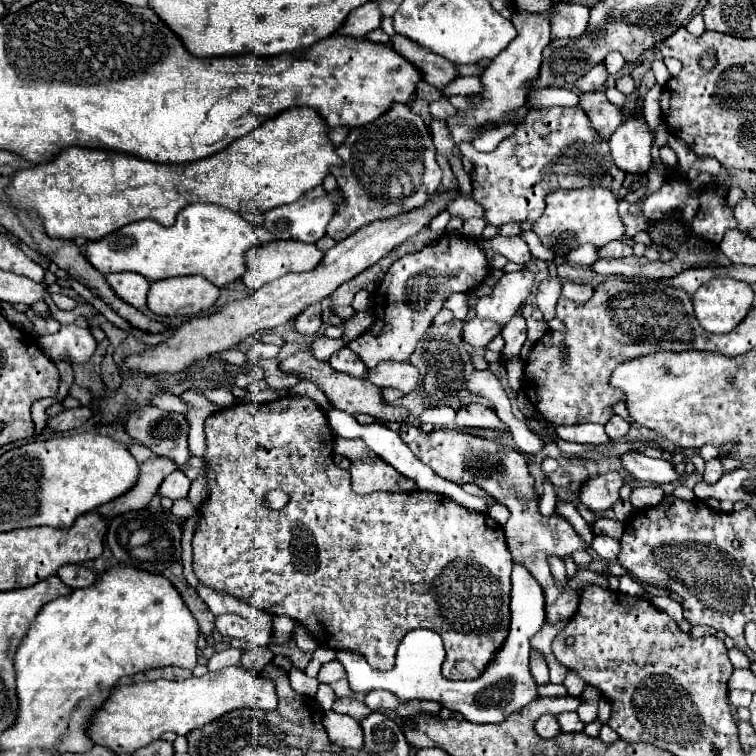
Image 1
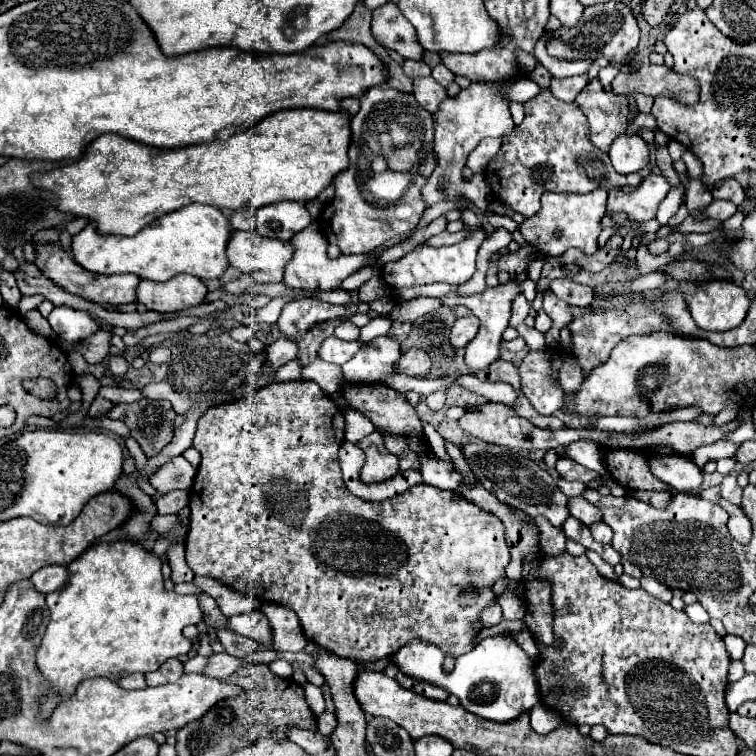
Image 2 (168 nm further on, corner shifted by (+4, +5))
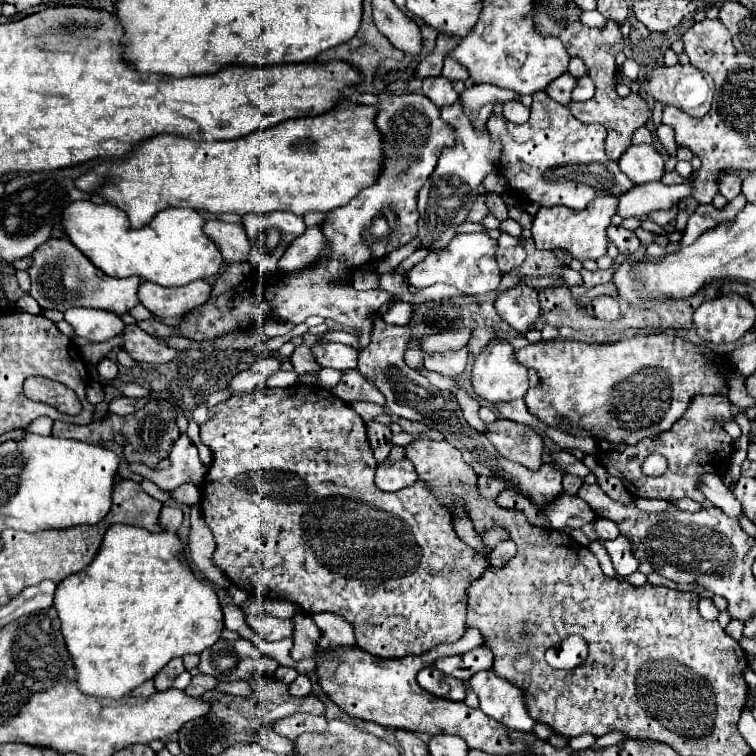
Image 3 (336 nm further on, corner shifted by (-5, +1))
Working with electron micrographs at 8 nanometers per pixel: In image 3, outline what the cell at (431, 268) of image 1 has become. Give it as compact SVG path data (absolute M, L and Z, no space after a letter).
M481 229L481 233L459 233L443 251L431 253L421 263L417 263L407 273L407 281L417 289L423 289L435 283L447 283L457 287L465 295L495 291L501 283L501 271L495 261L495 247L497 247L497 241L491 239L485 229Z

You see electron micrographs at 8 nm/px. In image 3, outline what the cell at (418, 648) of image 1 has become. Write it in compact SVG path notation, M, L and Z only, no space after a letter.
M491 669L475 673L471 679L471 689L479 695L481 709L505 725L509 731L531 733L535 721L525 709L525 695L513 683L497 677Z

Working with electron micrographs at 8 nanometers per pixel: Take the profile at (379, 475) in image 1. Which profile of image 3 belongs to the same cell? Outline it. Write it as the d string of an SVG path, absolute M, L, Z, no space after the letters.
M393 447L389 459L377 467L375 485L383 491L399 491L417 481L417 471L413 463L405 457L405 447Z

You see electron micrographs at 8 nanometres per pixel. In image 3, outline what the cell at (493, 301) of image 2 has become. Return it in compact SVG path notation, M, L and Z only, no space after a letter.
M493 337L485 349L475 357L473 363L473 371L471 371L471 383L473 383L473 391L479 399L497 405L497 403L509 403L515 399L521 399L525 395L525 391L529 389L529 379L527 379L527 369L517 365L515 361L515 351L511 347L509 341L501 339L501 337Z

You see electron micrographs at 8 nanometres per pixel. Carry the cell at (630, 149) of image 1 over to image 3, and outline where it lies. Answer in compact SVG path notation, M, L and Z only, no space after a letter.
M631 145L619 159L619 169L635 183L661 181L663 177L663 157L653 145Z

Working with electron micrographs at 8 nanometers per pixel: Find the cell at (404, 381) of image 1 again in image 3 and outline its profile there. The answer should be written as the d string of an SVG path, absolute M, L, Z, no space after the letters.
M463 347L461 351L445 351L445 353L427 353L425 355L425 367L431 371L437 371L439 375L457 379L467 365L469 349Z

